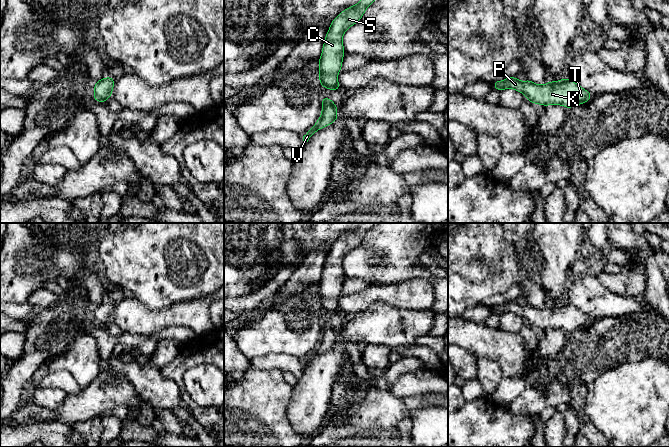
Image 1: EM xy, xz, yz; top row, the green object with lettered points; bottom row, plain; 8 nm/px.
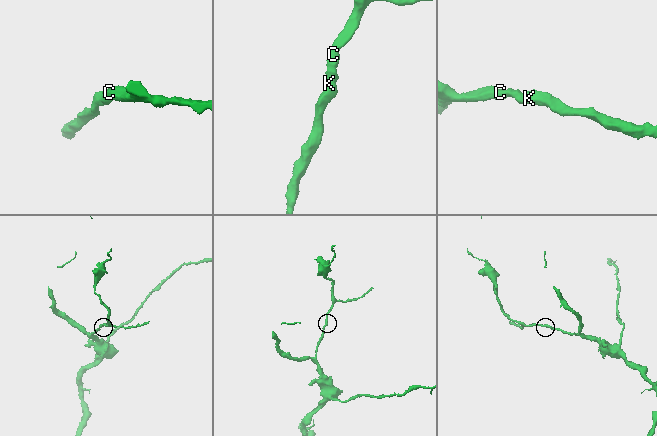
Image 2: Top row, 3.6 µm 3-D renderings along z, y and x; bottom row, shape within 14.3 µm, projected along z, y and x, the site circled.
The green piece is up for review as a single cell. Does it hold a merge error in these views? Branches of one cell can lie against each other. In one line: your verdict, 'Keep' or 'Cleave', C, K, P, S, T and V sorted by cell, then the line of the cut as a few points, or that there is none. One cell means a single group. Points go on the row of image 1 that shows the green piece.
Keep. Groups: C K P S T V. No split

